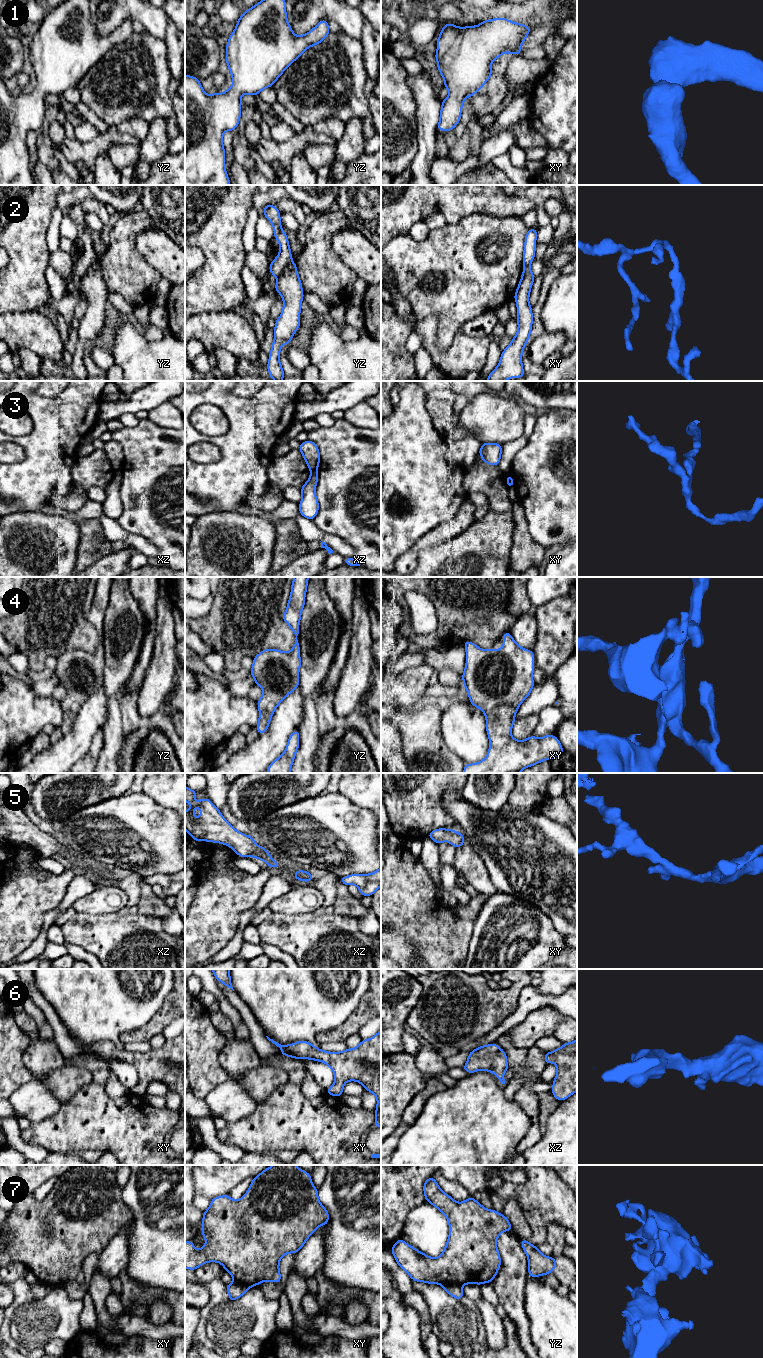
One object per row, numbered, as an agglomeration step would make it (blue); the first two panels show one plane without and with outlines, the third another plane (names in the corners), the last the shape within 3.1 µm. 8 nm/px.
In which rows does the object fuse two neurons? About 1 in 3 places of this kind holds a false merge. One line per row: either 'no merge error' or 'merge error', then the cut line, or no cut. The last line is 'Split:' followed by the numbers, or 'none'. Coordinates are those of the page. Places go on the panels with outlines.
1: no merge error | no cut
2: merge error | yz (291, 260), (277, 278)
3: merge error | xz (316, 470), (311, 472)
4: no merge error | no cut
5: no merge error | no cut
6: no merge error | no cut
7: merge error | yz (461, 1285), (445, 1284), (443, 1286)
Split: 2, 3, 7

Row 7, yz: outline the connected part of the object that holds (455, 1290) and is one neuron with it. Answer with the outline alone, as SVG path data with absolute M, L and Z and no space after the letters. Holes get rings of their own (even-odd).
M447 1284L443 1286L443 1289L457 1300L464 1296L462 1286L459 1284Z

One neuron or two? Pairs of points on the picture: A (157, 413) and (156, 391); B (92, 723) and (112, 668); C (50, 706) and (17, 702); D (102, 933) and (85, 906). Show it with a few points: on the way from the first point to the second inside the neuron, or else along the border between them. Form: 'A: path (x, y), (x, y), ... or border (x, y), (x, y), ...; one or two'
A: border (169, 401), (165, 401), (147, 411); two
B: border (102, 687), (106, 697), (107, 712); two
C: path (42, 707), (25, 707); one
D: border (77, 912), (85, 914), (113, 913); two

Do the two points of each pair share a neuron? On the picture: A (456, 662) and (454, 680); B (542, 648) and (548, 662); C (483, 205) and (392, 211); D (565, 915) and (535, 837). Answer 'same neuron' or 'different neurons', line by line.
A: different neurons
B: same neuron
C: same neuron
D: same neuron

